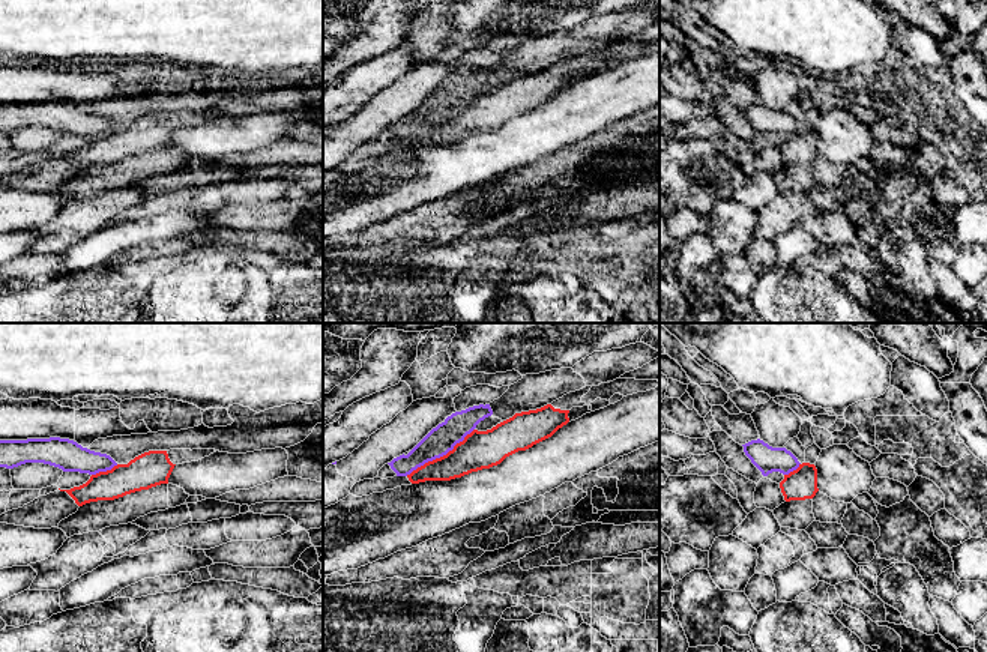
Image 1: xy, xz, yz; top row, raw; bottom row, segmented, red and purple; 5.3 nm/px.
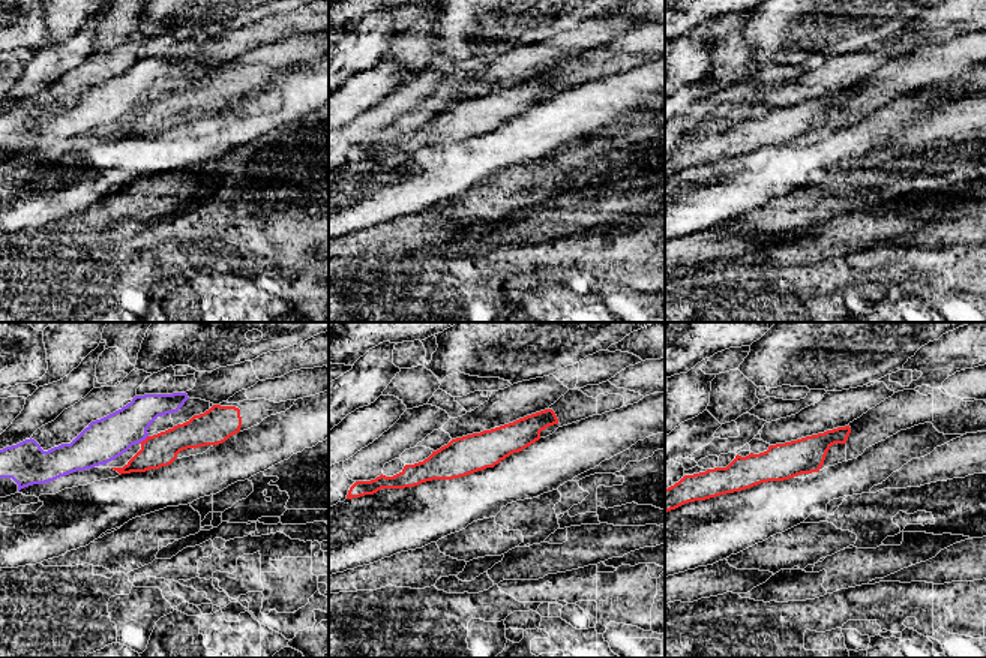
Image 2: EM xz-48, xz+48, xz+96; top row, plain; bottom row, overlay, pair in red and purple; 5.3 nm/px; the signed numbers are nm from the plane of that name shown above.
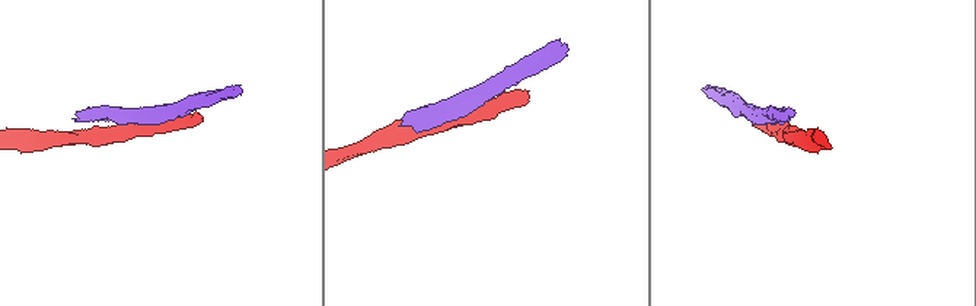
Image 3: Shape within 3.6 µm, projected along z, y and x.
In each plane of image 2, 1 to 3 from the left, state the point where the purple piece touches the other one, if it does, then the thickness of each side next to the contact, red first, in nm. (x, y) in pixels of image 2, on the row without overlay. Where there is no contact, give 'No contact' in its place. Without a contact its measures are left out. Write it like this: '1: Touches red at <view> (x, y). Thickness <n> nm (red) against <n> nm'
1: Touches red at xz-48 (143, 105). Thickness 180 nm (red) against 220 nm
2: No contact
3: No contact

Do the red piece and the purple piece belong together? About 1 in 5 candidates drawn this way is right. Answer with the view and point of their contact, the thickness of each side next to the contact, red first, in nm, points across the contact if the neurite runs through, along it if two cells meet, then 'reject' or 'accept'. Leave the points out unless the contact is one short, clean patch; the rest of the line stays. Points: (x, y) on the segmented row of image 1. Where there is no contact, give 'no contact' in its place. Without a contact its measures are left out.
contact xz (440, 457); calibres 200 and 150 nm; border xz (473, 428), (445, 454), (425, 461), (406, 475); reject

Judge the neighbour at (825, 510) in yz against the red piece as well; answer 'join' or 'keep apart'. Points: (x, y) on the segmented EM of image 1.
keep apart

